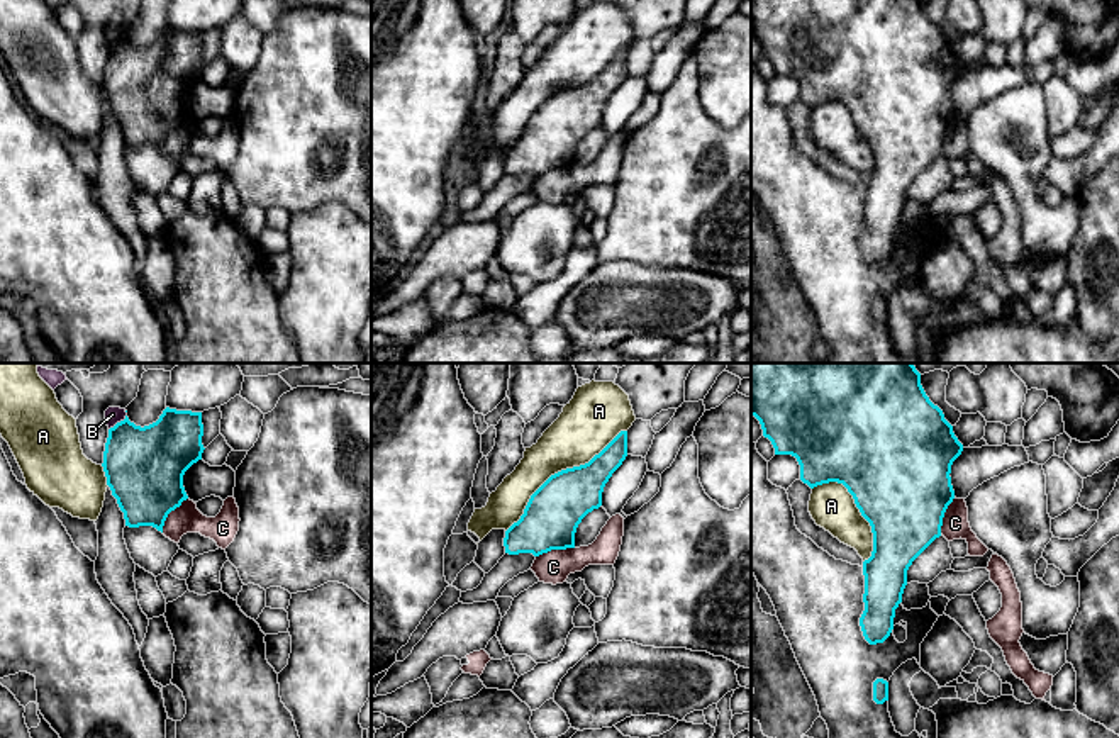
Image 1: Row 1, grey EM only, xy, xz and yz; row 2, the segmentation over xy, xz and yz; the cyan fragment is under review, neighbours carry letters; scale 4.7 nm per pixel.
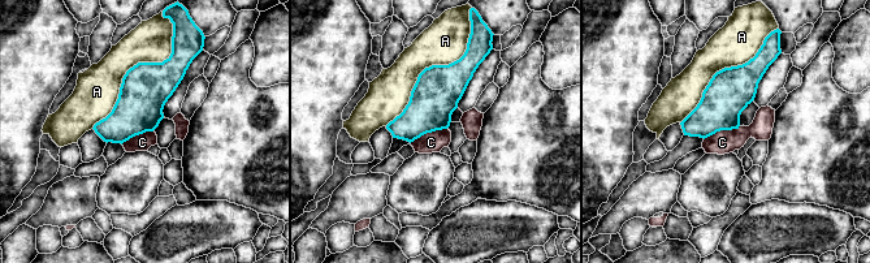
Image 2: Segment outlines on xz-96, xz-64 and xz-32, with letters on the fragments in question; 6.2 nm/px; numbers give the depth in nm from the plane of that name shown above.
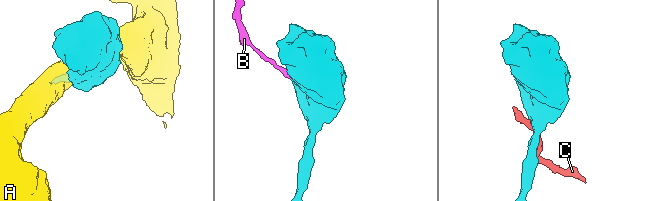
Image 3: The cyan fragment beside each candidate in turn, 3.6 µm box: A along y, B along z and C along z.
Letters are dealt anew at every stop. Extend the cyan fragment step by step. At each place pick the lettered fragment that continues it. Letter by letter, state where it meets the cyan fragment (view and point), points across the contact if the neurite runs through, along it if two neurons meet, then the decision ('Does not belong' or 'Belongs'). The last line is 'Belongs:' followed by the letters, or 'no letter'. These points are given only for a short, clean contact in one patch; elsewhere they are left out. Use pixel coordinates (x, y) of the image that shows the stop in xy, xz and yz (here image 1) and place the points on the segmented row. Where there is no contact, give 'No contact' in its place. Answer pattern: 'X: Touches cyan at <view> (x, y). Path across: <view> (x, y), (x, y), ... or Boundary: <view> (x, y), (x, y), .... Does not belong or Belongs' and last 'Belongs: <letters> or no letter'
A: Touches cyan at xz (562, 470). Does not belong
B: Touches cyan at xy (121, 421). Boundary: xy (126, 411), (126, 416), (109, 430). Does not belong
C: Touches cyan at xy (168, 513). Boundary: xy (187, 497), (168, 514), (161, 531). Does not belong
Belongs: no letter

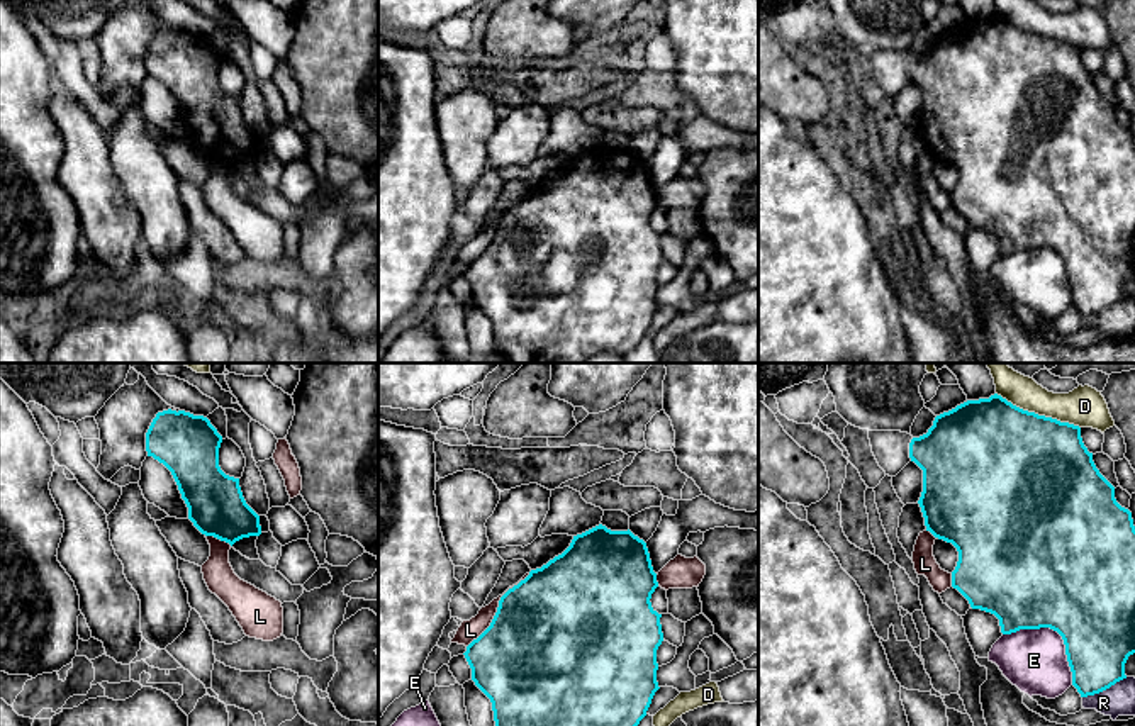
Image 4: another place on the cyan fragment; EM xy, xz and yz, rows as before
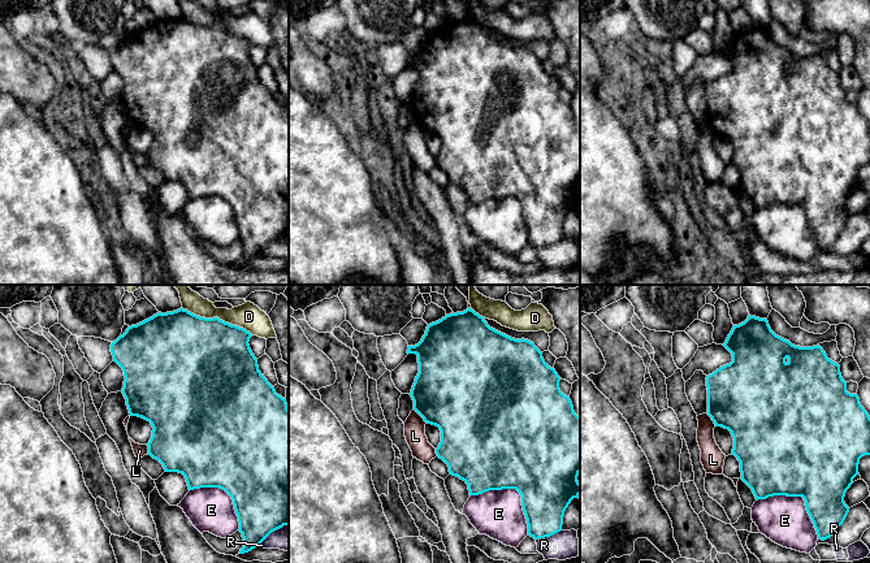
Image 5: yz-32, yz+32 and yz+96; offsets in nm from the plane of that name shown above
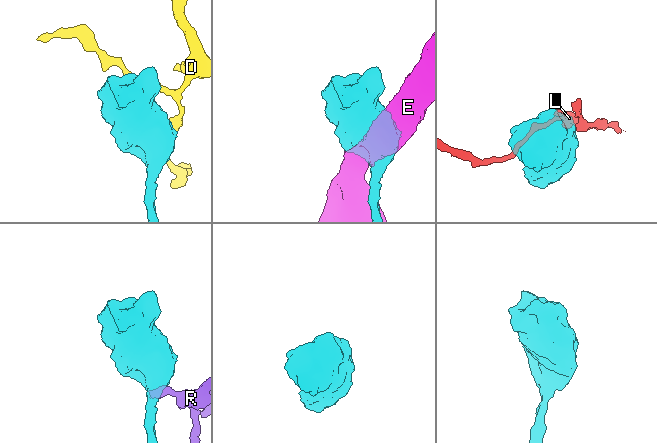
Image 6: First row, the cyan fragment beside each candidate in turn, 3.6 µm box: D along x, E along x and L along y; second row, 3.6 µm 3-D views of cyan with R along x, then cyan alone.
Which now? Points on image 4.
D: Touches cyan at yz (1037, 414). Does not belong
E: Touches cyan at yz (1056, 630). Does not belong
L: Touches cyan at xz (497, 608). Does not belong
R: Touches cyan at yz (1105, 689). Boundary: yz (1127, 677), (1083, 698). Does not belong
Belongs: no letter

